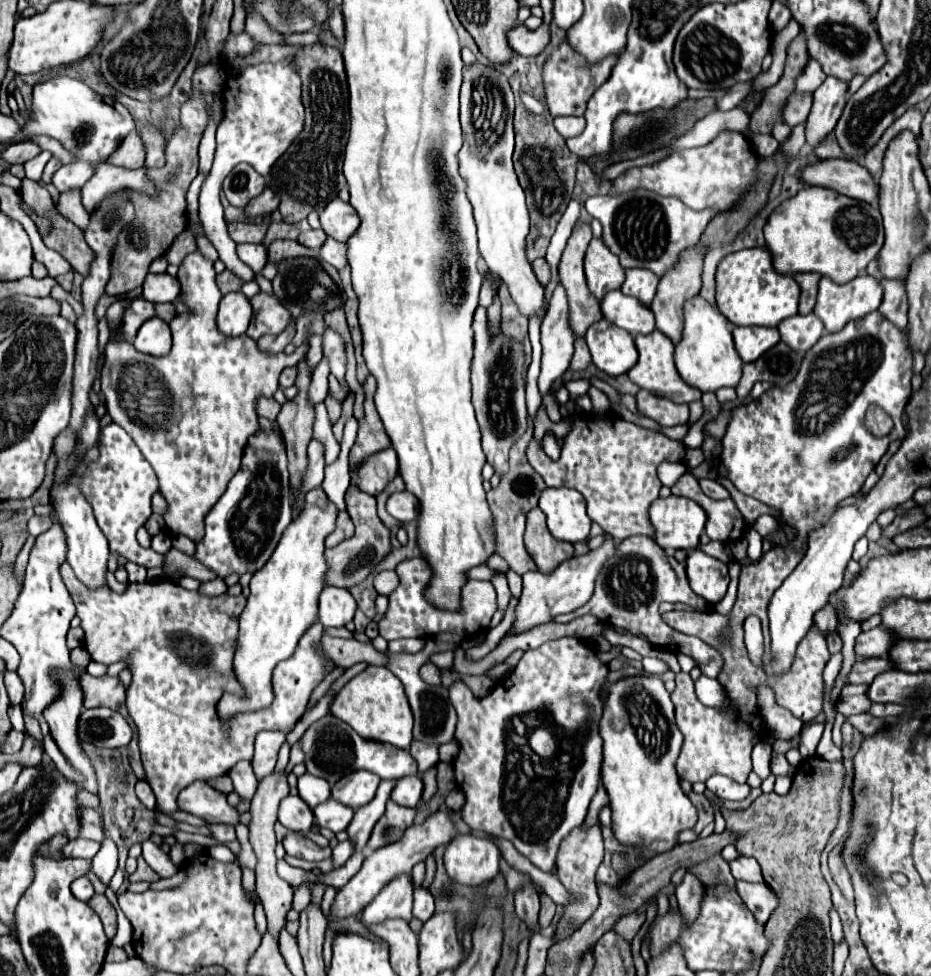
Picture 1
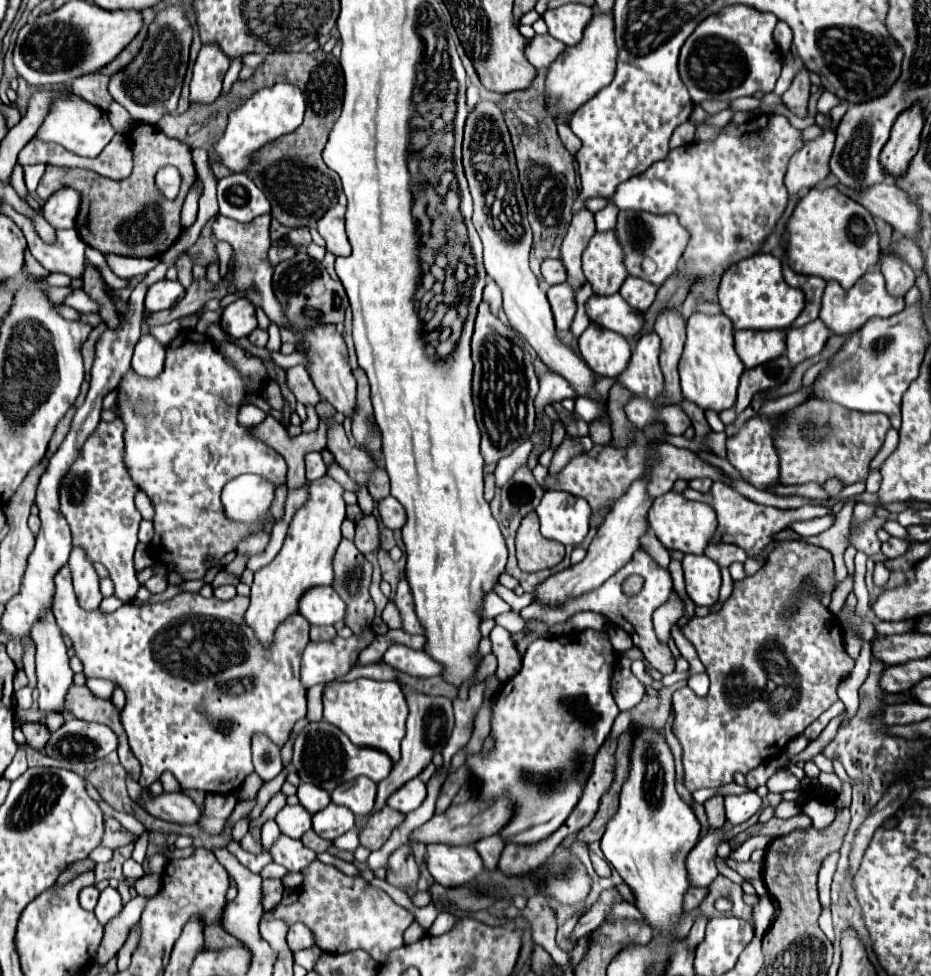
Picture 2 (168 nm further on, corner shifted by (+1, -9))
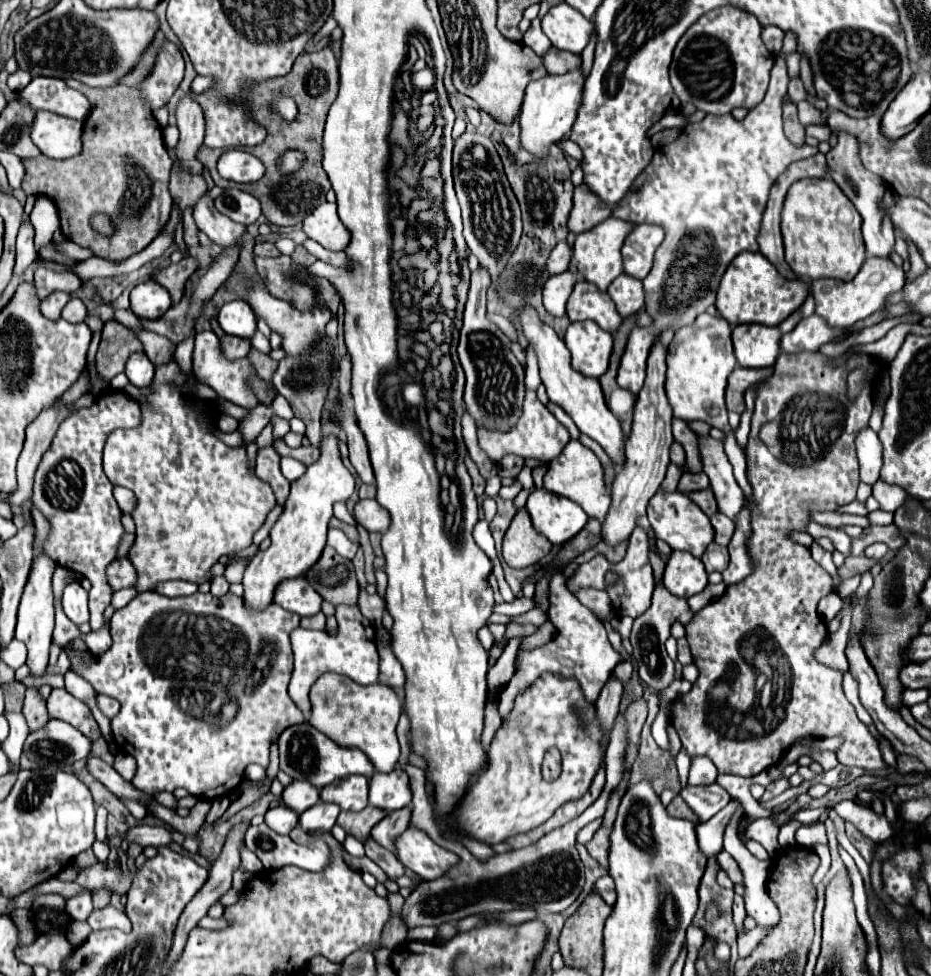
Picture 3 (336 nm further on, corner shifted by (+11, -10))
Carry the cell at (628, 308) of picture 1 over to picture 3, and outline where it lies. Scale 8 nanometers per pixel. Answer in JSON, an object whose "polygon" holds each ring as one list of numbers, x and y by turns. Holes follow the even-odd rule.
{"polygon":[[579,281,567,301,567,317,571,321,595,321,601,329,613,333,623,323,623,317,615,309,613,299,607,293,597,291,593,283]]}

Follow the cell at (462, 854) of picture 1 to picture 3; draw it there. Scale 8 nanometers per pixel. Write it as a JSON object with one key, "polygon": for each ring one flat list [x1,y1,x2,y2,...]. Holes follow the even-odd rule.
{"polygon":[[409,827,397,841,397,859,417,873,423,881,433,881,457,865,459,857,425,835,417,827]]}

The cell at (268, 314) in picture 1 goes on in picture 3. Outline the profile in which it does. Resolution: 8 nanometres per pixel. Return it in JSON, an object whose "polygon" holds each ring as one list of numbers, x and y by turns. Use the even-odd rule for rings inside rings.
{"polygon":[[225,335,221,339,221,347,223,347,223,353,227,359,241,359,241,357,247,357,247,353,251,351,249,339,229,337,229,335]]}

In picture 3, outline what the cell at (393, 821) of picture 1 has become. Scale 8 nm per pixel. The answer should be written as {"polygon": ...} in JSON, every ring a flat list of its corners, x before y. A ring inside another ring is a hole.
{"polygon":[[365,807,363,811,359,813,351,813,351,811,341,811,339,819,337,819,337,825,341,825,347,835,353,835,355,839,359,839,361,843,365,843,365,839,371,835,371,829,385,817,387,813,377,809,377,807]]}

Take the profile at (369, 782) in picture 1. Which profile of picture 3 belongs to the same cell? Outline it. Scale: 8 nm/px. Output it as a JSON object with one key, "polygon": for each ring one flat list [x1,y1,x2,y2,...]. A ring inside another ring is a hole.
{"polygon":[[349,775,323,787,321,799,325,803,339,805,341,811,361,811,367,807,367,791,369,791,367,777]]}

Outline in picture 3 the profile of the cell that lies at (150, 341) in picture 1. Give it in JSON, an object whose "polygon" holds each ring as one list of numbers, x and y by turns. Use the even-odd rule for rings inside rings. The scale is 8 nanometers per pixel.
{"polygon":[[135,351,127,357,125,375,135,387,149,387,153,381,153,373,155,373,155,367,153,363,149,363,149,357,143,351]]}

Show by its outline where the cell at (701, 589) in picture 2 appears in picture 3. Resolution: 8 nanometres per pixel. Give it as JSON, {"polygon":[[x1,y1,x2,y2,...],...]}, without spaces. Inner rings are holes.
{"polygon":[[673,551,663,573,663,583,673,595,687,599,701,593,709,581,701,559,687,551]]}

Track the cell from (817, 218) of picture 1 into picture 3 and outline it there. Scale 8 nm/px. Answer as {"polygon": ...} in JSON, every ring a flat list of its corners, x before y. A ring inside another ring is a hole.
{"polygon":[[801,179,791,185,781,213,781,231,785,259,803,279,833,277,849,281,865,261,861,215,831,179]]}

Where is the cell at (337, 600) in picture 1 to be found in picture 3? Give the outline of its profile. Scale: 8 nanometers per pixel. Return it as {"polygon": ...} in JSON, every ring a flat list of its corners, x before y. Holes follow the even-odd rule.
{"polygon":[[305,577,287,579,285,583,281,583,275,591,273,601,291,613,297,613,299,617,317,615,323,605,321,595,317,595,317,591,313,591,313,587,309,585,309,581]]}

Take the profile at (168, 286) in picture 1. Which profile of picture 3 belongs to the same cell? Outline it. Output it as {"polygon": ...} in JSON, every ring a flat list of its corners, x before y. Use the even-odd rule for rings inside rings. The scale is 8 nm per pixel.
{"polygon":[[147,279,131,291,131,311,145,319,157,319,171,307,171,295,157,281]]}

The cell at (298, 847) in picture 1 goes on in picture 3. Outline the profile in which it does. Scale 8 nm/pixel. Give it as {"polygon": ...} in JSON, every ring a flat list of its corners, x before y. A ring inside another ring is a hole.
{"polygon":[[265,823,249,827,245,845,259,857,265,871,277,871,285,865,297,865,307,871,321,871,329,863,329,847,323,841,297,845,291,837,271,831]]}

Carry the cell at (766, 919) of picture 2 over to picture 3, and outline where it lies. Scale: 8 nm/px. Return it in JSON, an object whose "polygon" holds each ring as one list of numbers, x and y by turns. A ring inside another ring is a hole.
{"polygon":[[739,805,725,829,725,851,739,863,745,879,745,911,755,919,757,927,773,927,779,923,779,911,765,891,769,877,769,861,757,861,737,837,737,827,745,819,745,807]]}

